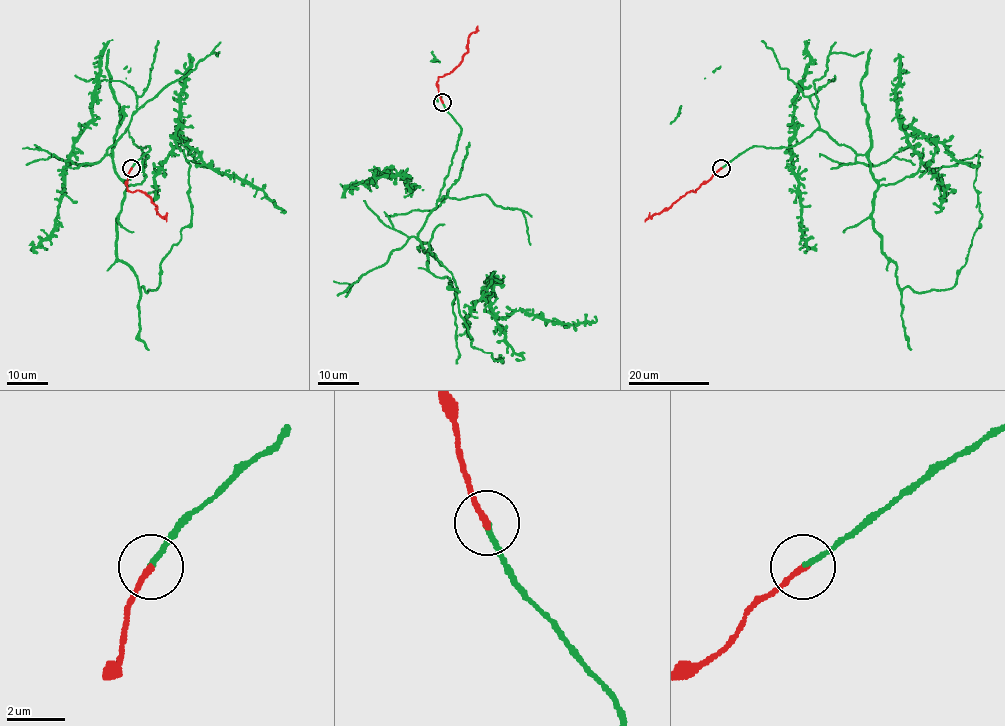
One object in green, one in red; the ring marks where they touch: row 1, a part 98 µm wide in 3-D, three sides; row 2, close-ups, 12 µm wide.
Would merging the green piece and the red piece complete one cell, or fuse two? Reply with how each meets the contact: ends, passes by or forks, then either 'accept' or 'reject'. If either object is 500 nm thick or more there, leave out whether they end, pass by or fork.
green ends there; red ends there; reject

